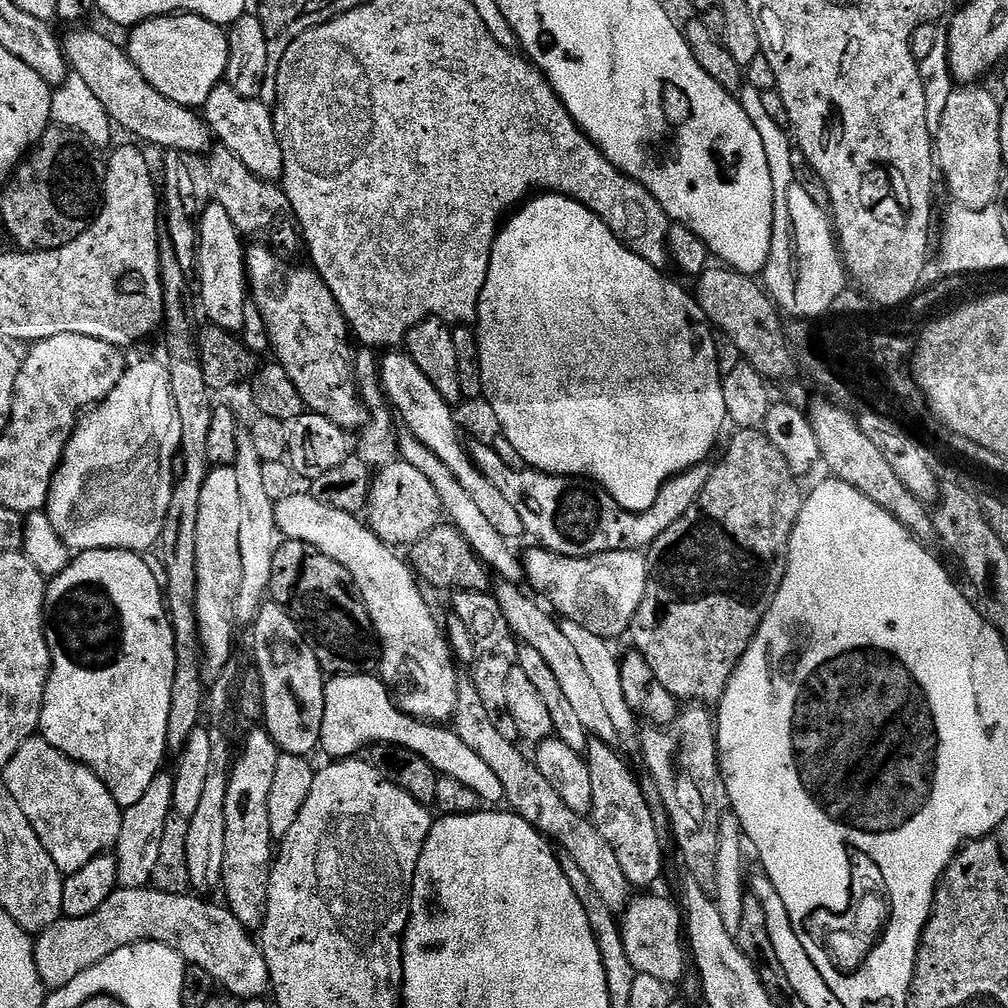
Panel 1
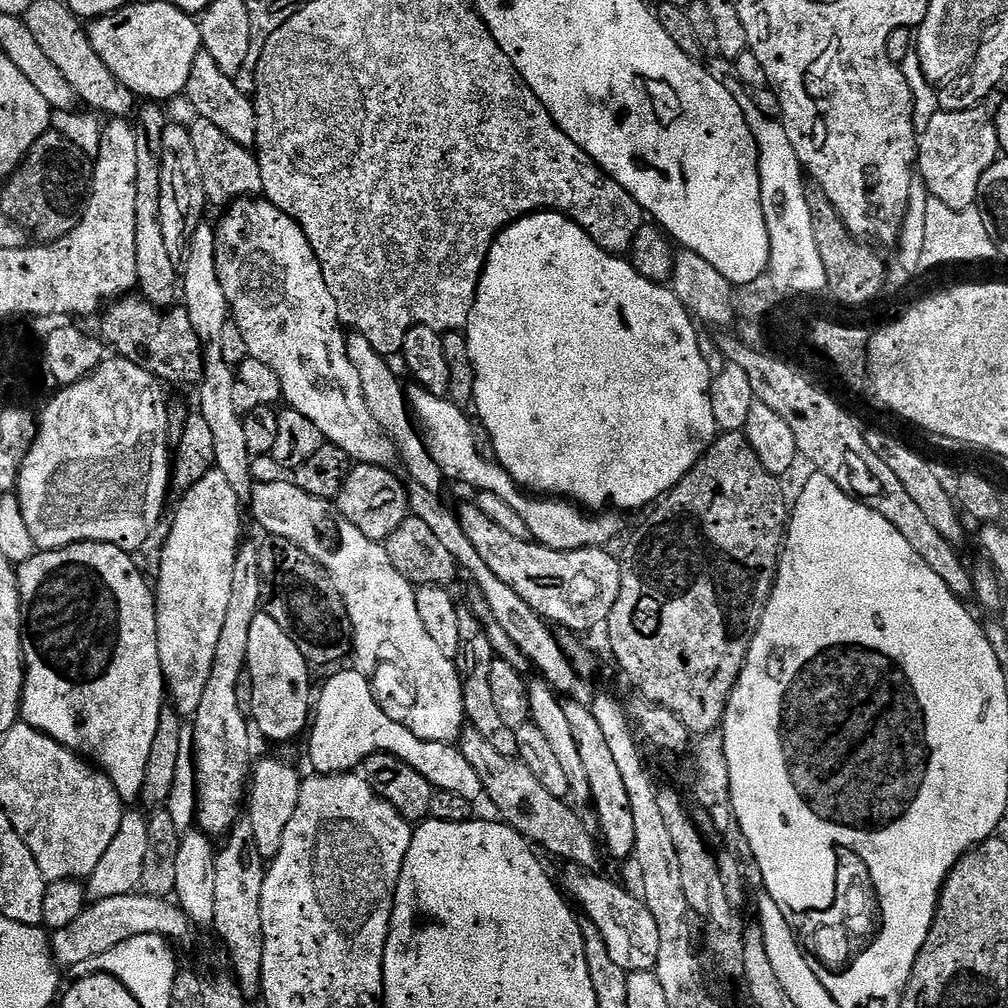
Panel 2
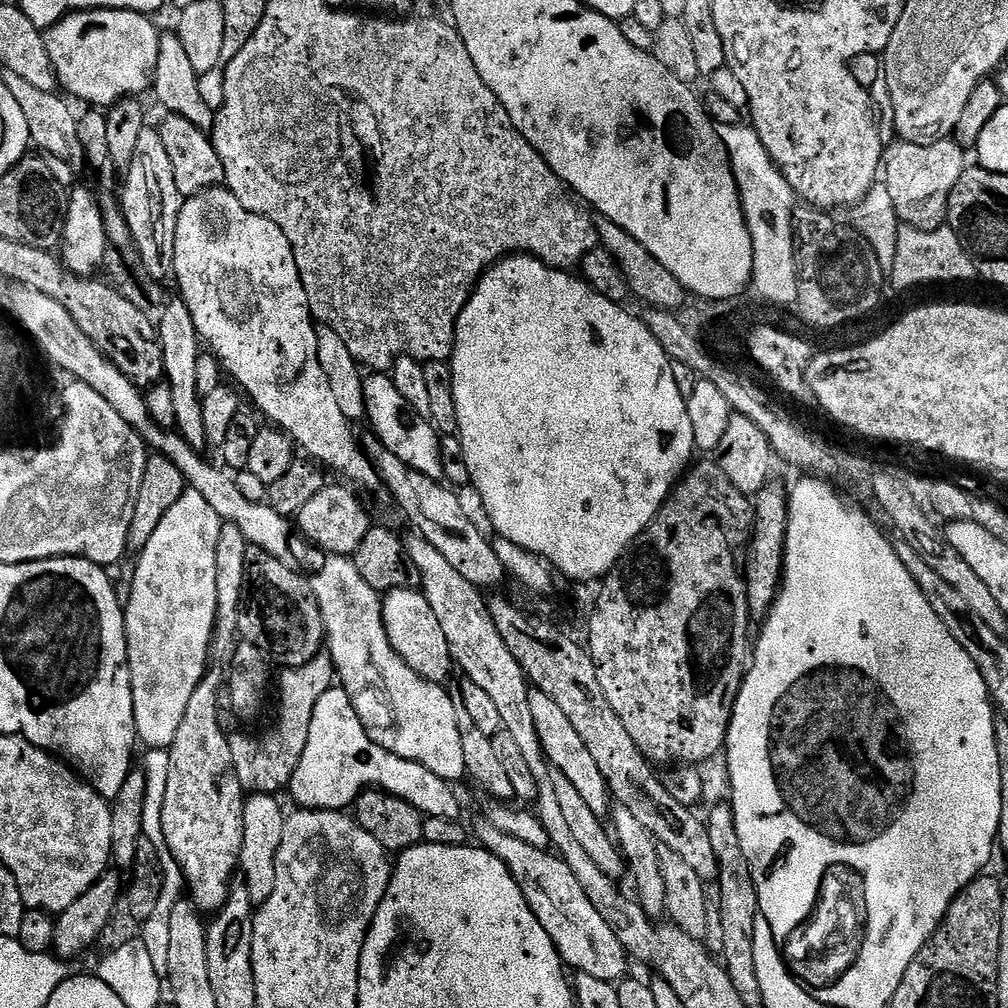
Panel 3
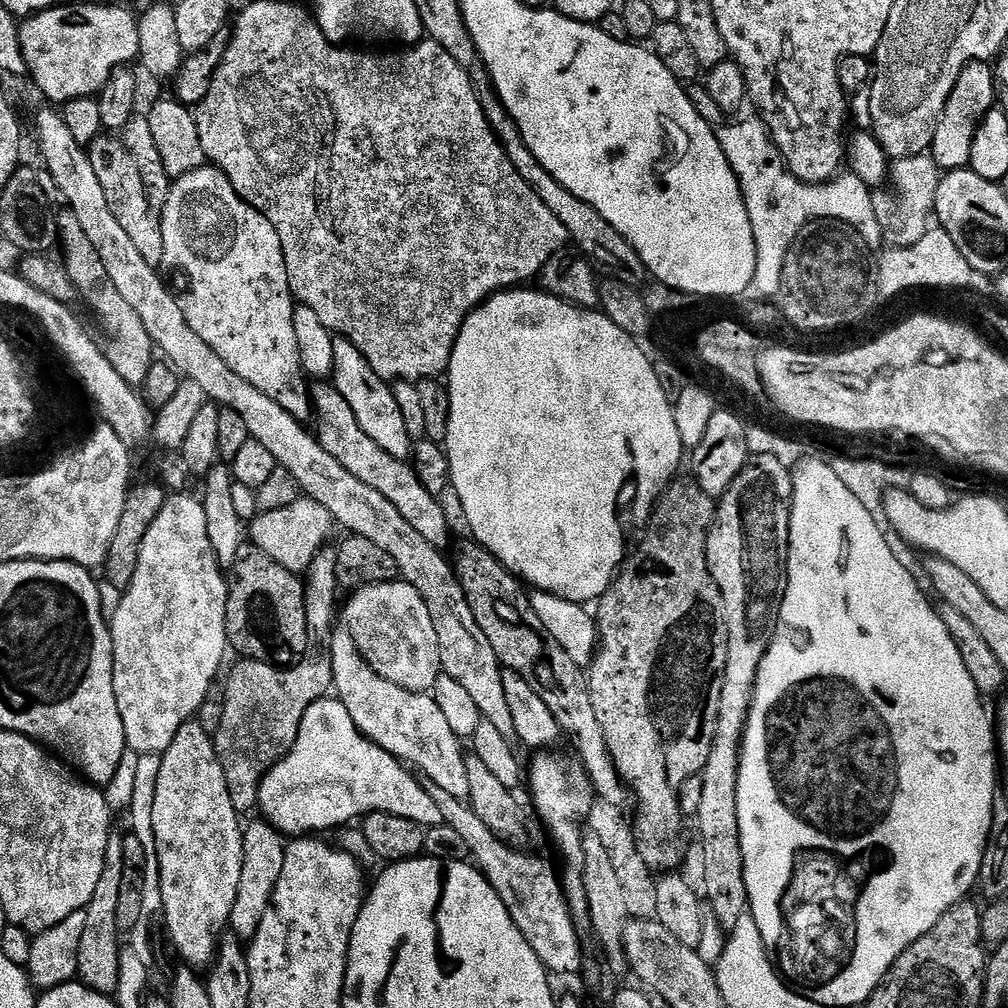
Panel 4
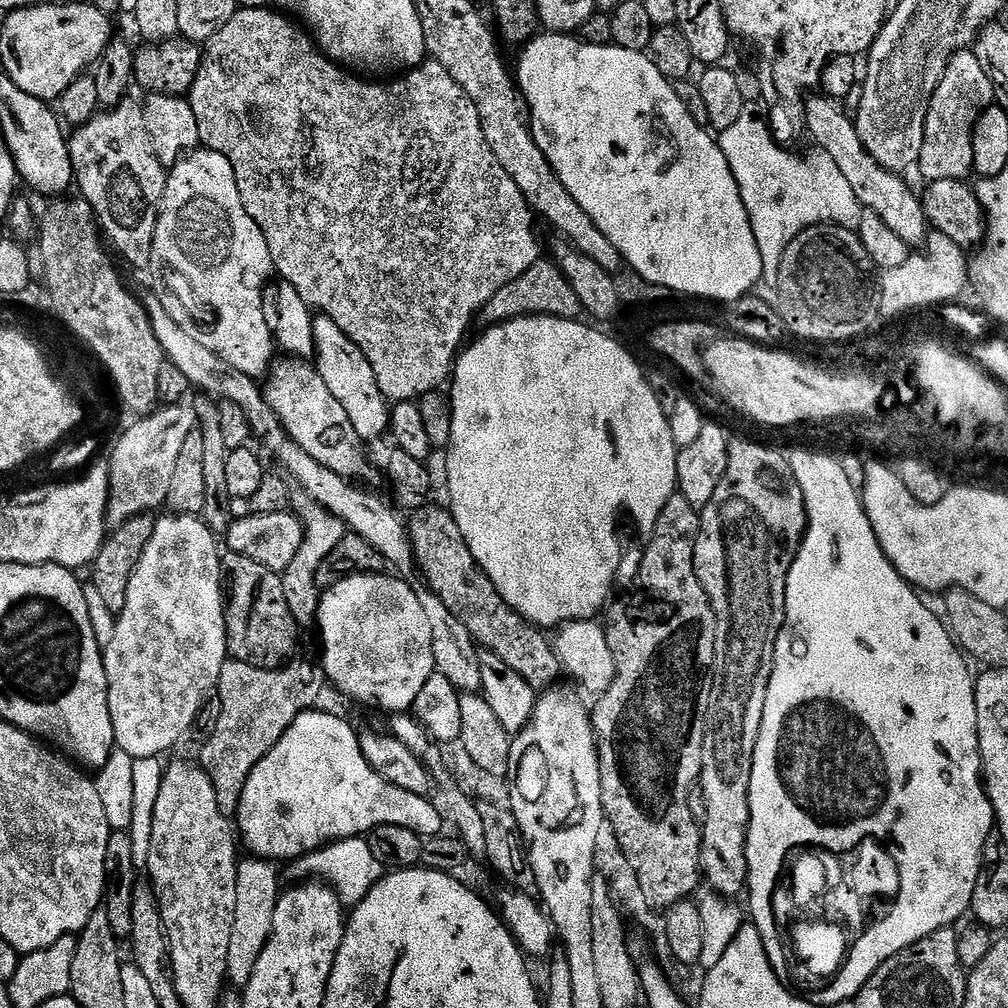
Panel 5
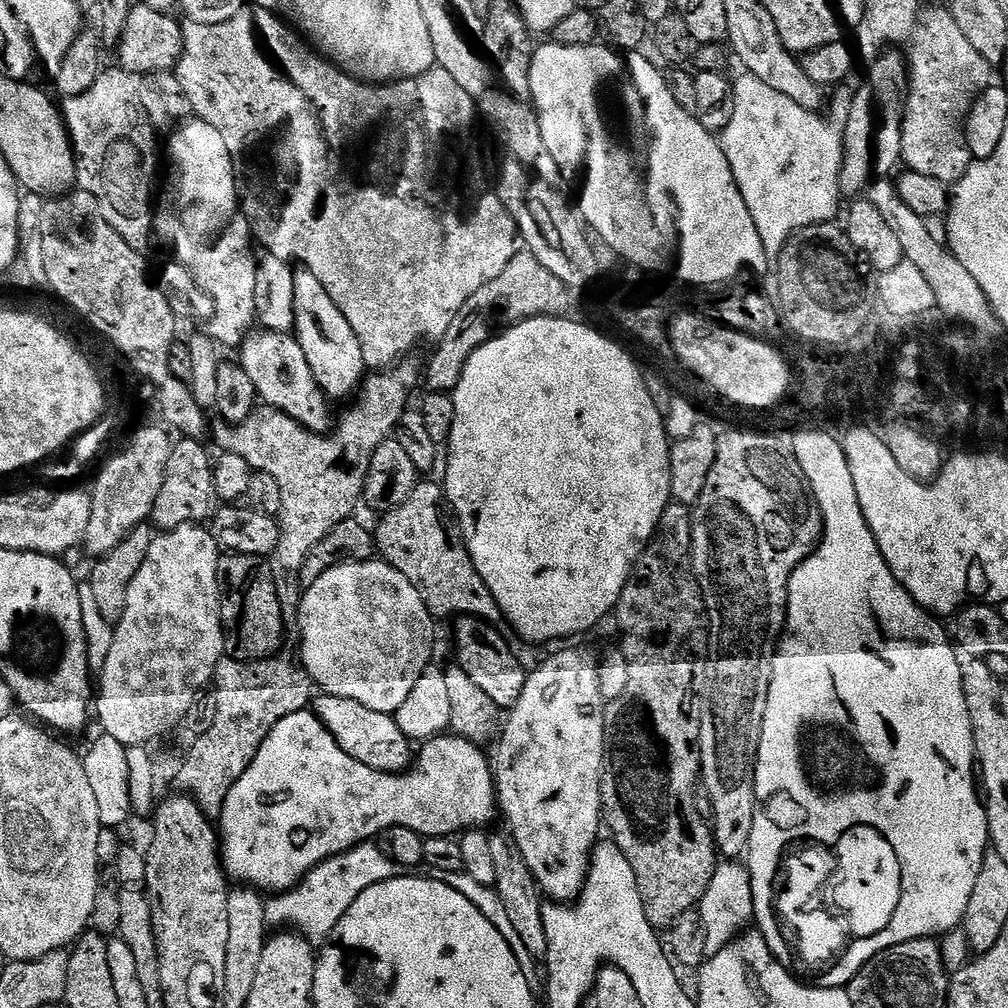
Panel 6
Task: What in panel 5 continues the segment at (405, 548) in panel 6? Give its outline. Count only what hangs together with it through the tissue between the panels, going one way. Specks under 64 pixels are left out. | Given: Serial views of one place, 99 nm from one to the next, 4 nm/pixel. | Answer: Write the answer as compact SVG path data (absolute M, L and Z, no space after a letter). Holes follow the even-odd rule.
M429 503L415 509L416 516L410 520L412 551L419 567L424 567L428 575L427 583L436 596L446 602L446 606L462 621L466 630L481 645L487 646L508 666L518 670L524 678L532 683L533 688L544 690L553 683L556 675L562 672L562 665L556 654L553 641L537 625L522 618L498 594L494 582L482 570L480 563L470 554L470 546L458 530L458 522L447 507Z

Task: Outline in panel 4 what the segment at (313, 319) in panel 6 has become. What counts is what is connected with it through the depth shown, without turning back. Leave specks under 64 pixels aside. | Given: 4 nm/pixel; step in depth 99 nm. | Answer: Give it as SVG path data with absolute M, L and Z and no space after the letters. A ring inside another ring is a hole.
M336 338L333 339L333 344L334 370L331 379L334 381L334 387L342 394L342 398L346 398L350 410L354 410L358 426L362 426L362 430L390 456L403 461L409 459L414 450L414 442L406 430L406 421L395 401L392 384L374 374L370 362L366 362L363 354L349 340Z

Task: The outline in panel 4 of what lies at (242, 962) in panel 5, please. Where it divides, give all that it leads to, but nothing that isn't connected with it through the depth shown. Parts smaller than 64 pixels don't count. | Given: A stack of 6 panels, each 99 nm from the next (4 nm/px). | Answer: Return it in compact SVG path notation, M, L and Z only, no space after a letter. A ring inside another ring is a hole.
M257 818L252 825L244 828L244 857L242 858L242 878L238 881L238 898L234 898L234 910L230 928L241 941L250 942L262 926L262 918L272 904L274 886L282 878L282 862L286 840L282 833L263 818Z

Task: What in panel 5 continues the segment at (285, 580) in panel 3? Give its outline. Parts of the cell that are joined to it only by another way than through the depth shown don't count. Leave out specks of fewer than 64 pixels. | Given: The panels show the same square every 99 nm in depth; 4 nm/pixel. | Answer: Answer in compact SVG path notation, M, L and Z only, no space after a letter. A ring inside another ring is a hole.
M231 550L223 553L222 572L226 577L224 617L229 653L235 659L261 666L280 666L295 657L300 624L296 621L297 613L286 600L283 575L246 554Z

